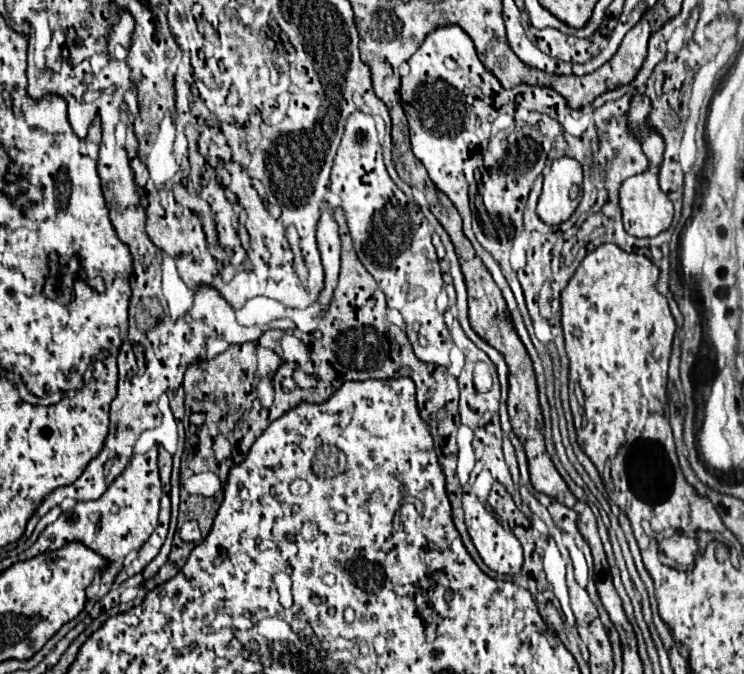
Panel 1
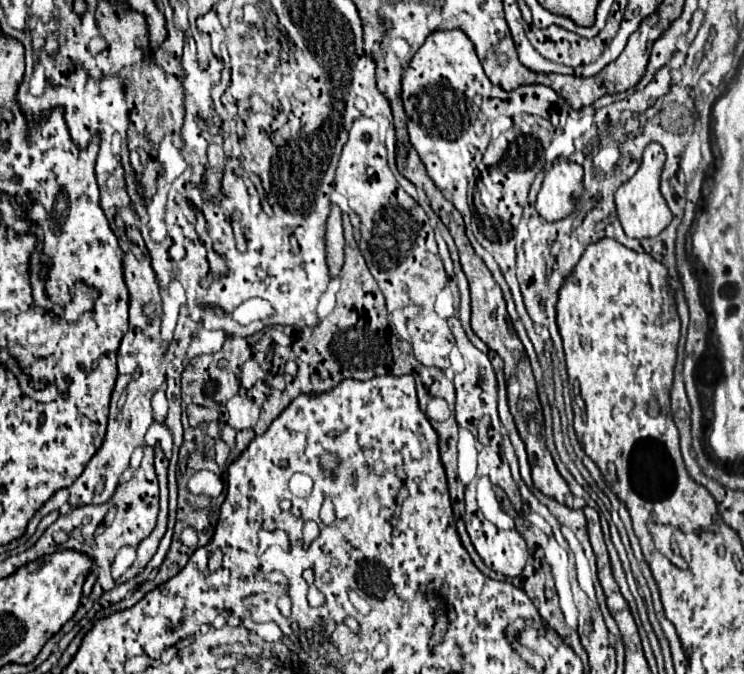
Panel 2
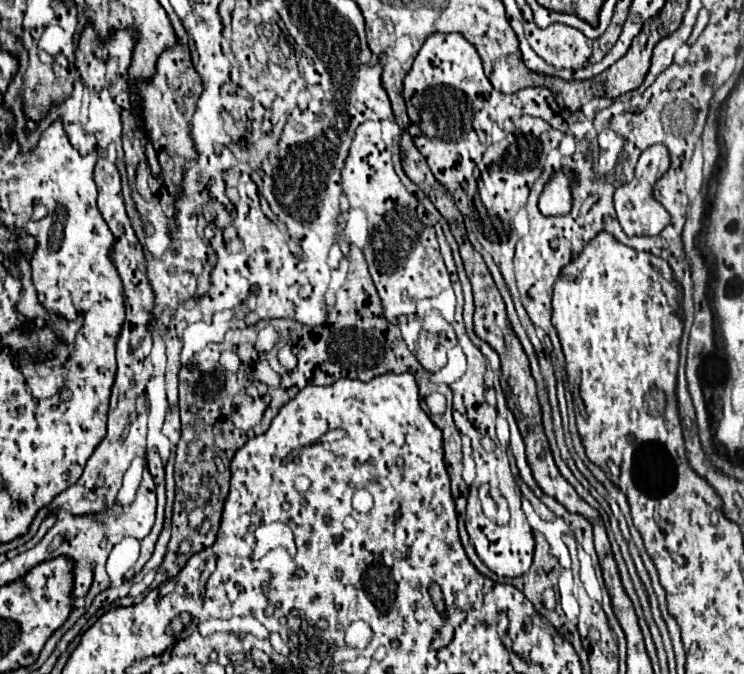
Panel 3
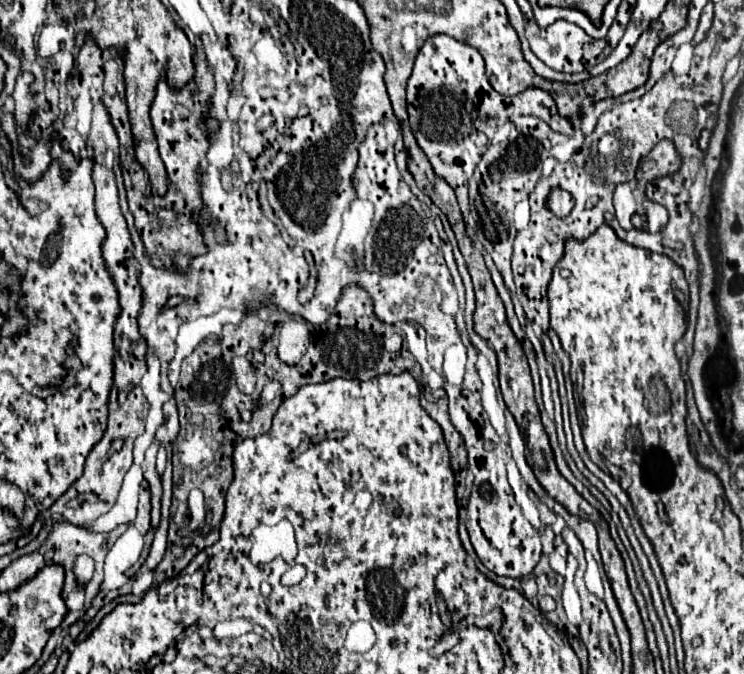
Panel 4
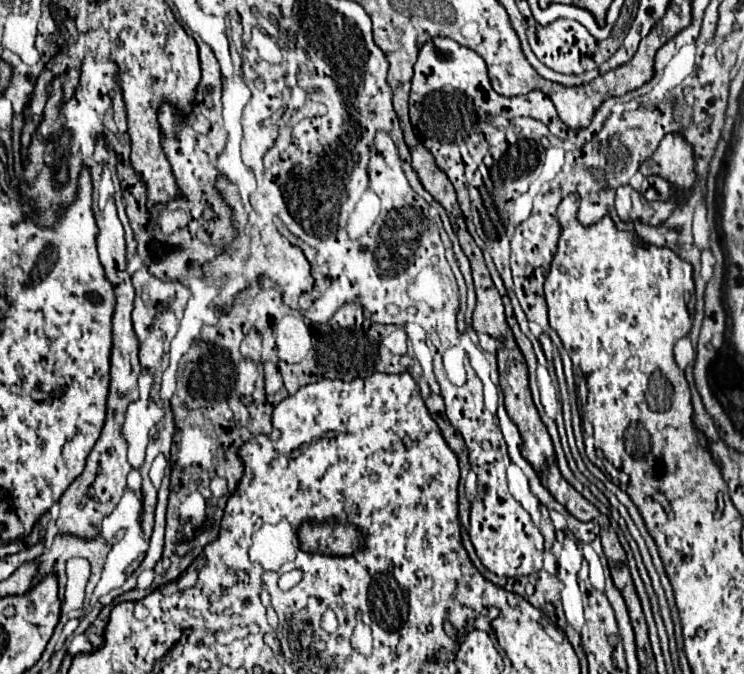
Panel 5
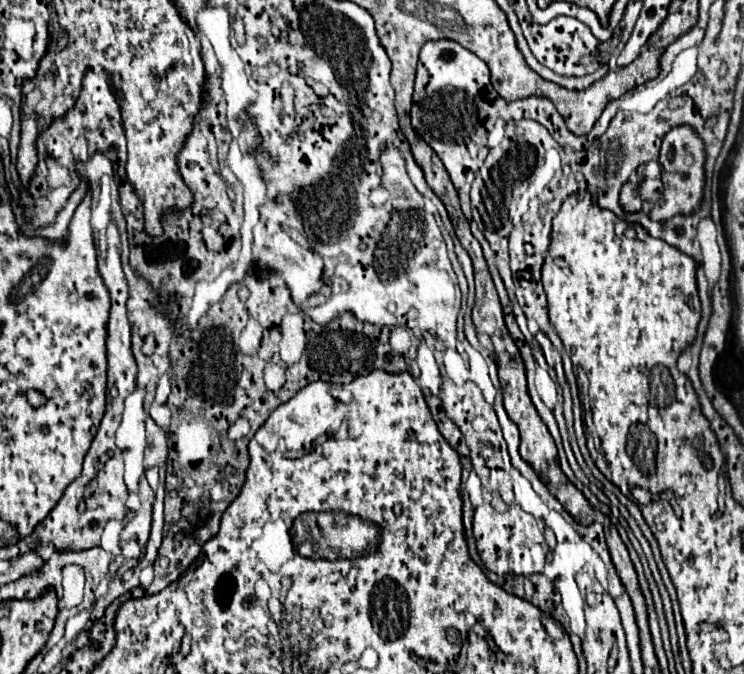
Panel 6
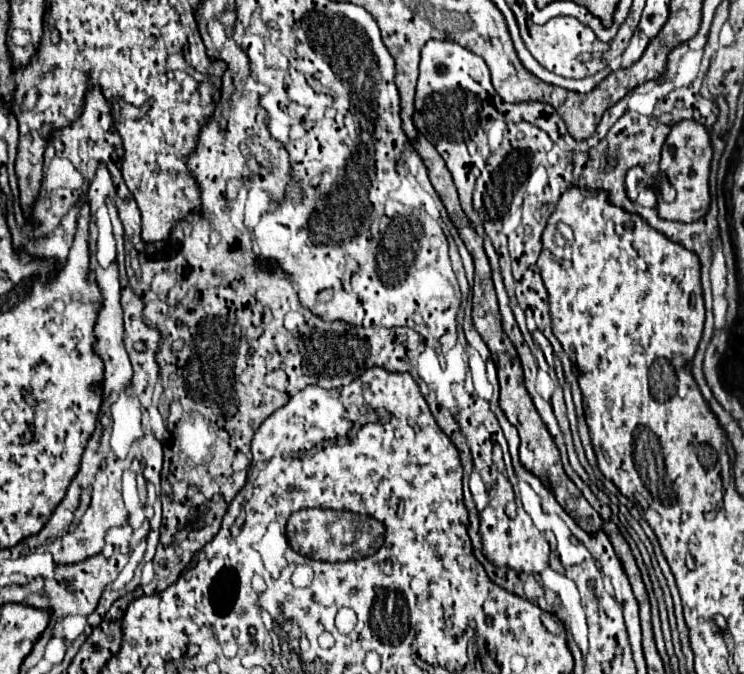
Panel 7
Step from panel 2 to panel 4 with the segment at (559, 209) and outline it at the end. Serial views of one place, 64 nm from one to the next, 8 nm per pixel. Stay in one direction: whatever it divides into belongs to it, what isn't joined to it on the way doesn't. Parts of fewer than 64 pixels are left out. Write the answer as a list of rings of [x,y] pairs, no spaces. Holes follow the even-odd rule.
[[[554,190],[554,192],[550,194],[548,208],[550,208],[556,216],[564,218],[564,216],[568,216],[568,214],[572,212],[574,200],[572,200],[572,196],[570,196],[568,192],[564,192],[564,190]]]

